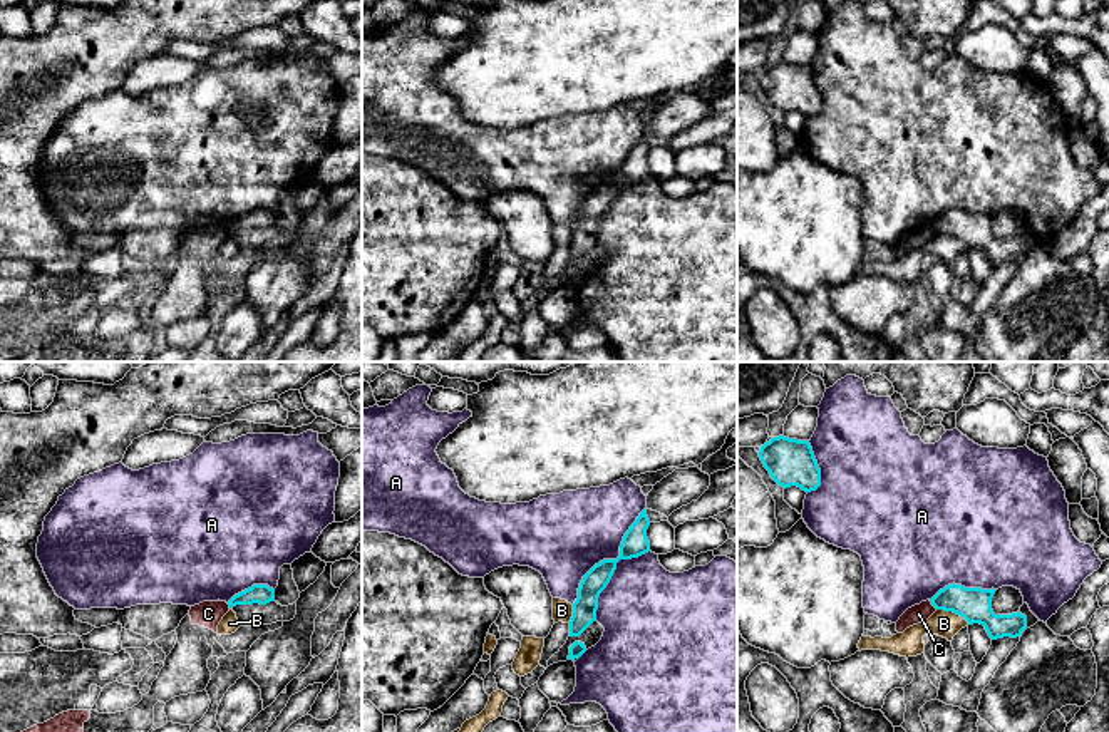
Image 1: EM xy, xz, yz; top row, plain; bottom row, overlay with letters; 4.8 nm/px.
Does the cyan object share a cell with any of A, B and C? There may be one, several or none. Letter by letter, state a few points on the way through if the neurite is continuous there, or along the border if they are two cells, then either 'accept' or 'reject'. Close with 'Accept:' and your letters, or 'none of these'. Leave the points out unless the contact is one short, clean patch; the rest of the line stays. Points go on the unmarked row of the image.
A: reject
B: reject
C: along yz (928, 225), (937, 233) | reject
Accept: none of these

